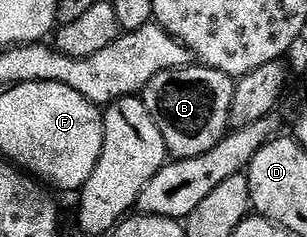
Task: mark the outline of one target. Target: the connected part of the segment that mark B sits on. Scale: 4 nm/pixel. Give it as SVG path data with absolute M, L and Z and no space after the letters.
M202 65L172 69L149 81L149 85L141 93L141 98L143 104L149 109L153 121L157 121L157 129L161 129L161 137L165 137L168 152L175 159L192 159L201 153L209 153L209 149L213 149L229 134L235 85L236 80L232 76Z

